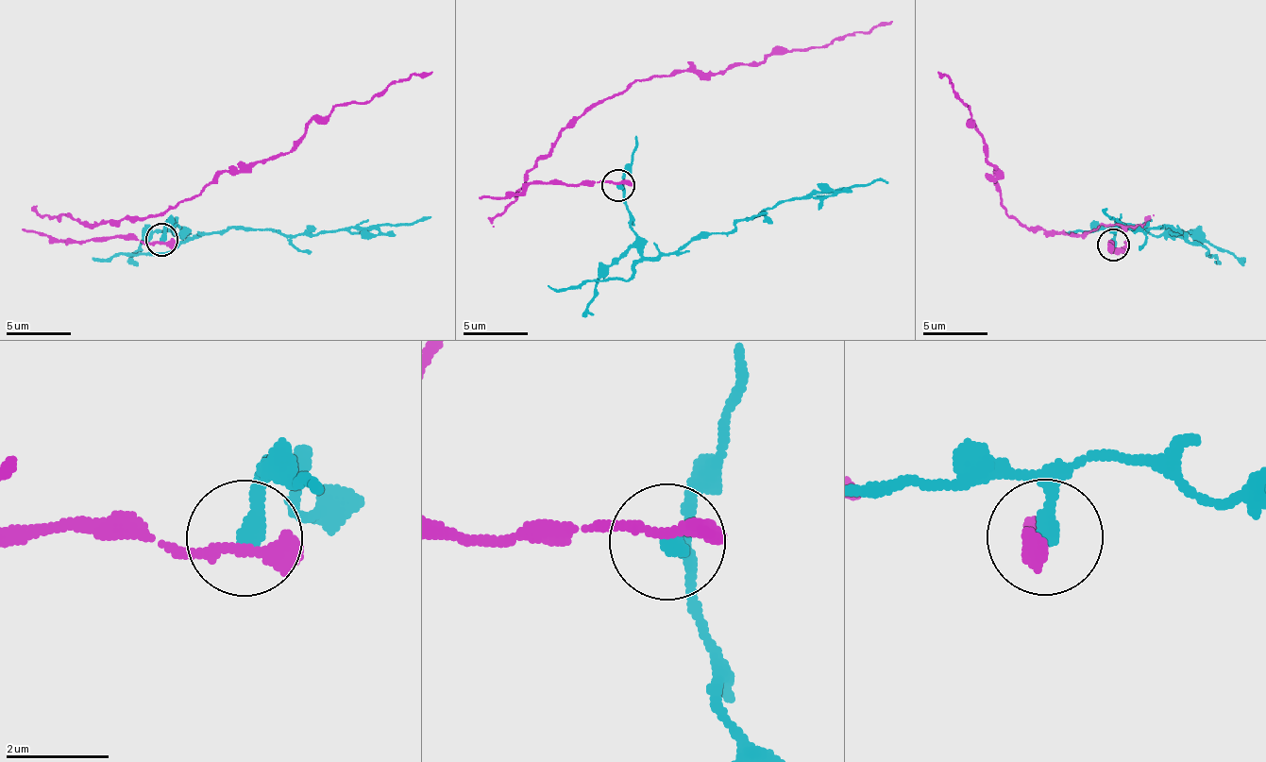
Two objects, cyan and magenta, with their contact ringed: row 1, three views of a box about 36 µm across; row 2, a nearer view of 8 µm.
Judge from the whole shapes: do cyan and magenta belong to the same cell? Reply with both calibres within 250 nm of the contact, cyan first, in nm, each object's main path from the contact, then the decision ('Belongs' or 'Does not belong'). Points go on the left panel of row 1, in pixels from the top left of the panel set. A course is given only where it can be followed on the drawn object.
Thickness 360 nm (cyan) against 380 nm. Course of cyan: (160, 241), (167, 221), (180, 234), (223, 234), (239, 227), (297, 235), (372, 231), (430, 217). Course of magenta: (160, 240), (50, 234), (63, 214), (146, 220), (221, 173), (286, 153), (338, 107), (431, 73). Does not belong

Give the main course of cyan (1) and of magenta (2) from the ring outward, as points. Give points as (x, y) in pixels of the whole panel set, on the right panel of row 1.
1: (1114, 245), (1123, 226), (1185, 234), (1165, 225), (1145, 232), (1125, 228), (1107, 216), (1107, 209)
2: (1110, 245), (1124, 245), (1118, 224), (1088, 233), (1029, 229), (1006, 211), (986, 141), (938, 73)

